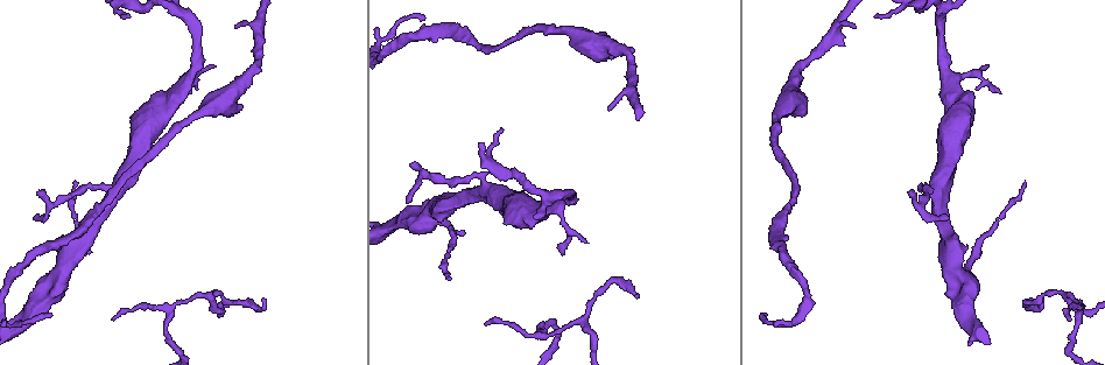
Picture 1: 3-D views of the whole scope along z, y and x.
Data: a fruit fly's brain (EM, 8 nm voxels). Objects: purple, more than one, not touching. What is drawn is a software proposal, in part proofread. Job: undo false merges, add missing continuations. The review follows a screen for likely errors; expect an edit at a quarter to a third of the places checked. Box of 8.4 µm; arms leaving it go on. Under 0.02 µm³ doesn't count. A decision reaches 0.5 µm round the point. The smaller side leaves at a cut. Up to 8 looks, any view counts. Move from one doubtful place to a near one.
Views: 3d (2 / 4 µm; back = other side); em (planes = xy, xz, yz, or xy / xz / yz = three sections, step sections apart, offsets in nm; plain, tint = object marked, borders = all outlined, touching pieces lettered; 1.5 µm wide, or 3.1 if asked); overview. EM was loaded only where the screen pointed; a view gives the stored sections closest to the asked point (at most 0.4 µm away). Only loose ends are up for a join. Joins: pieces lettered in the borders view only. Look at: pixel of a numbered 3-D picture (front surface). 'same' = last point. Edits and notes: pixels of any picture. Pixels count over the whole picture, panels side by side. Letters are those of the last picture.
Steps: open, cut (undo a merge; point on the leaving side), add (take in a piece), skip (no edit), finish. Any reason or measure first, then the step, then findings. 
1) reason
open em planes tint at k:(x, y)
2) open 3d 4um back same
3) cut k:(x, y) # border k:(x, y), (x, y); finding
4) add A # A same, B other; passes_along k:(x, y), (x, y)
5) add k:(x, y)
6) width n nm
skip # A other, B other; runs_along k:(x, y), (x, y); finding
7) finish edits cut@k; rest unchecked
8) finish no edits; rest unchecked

thin end
open em planes borders at 1:(911, 190)

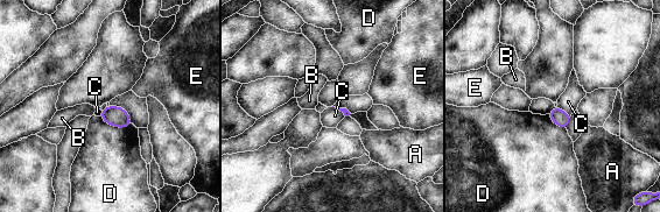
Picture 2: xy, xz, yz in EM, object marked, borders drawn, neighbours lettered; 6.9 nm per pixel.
skip # A other, B other, C other, D other, E other; border 2:(557, 105), (570, 115); none of them fits

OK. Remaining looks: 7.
open em yz step 8 tint at 1:(940, 190)

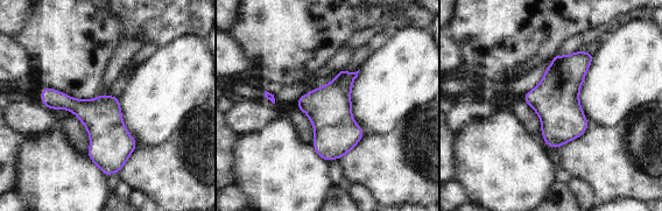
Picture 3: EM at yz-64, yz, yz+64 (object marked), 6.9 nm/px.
open em planes tint same

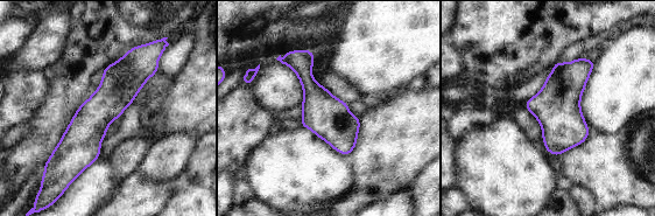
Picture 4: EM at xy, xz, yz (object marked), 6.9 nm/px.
open em planes borders same

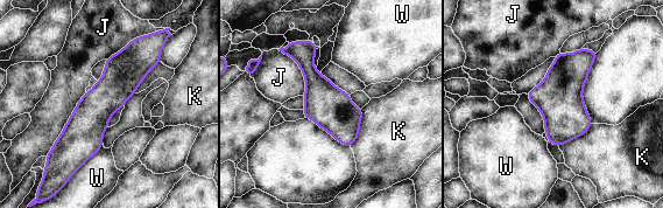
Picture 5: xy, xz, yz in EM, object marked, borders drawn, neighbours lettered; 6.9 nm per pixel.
skip # J other, K other, W other; border 5:(362, 108), (359, 137), (350, 146); all the same cell

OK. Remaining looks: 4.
tapers out
open em xz step 8 tint at 1:(585, 241)

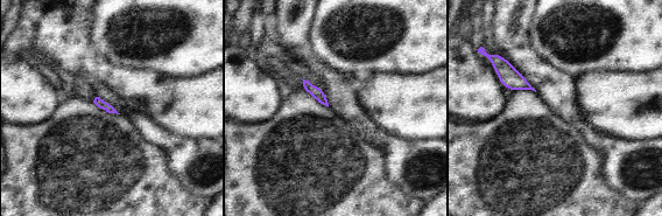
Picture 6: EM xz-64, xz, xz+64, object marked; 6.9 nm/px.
open em planes borders same

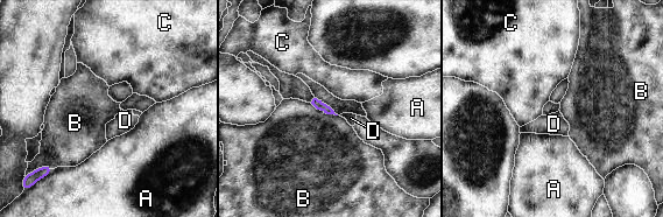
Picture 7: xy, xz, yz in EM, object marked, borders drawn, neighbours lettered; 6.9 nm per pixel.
width 70 nm
skip # A other, B other, C other, D other; border 7:(310, 103), (321, 111), (337, 116); none of them fits

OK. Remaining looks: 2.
finish no edits; rest unchecked

